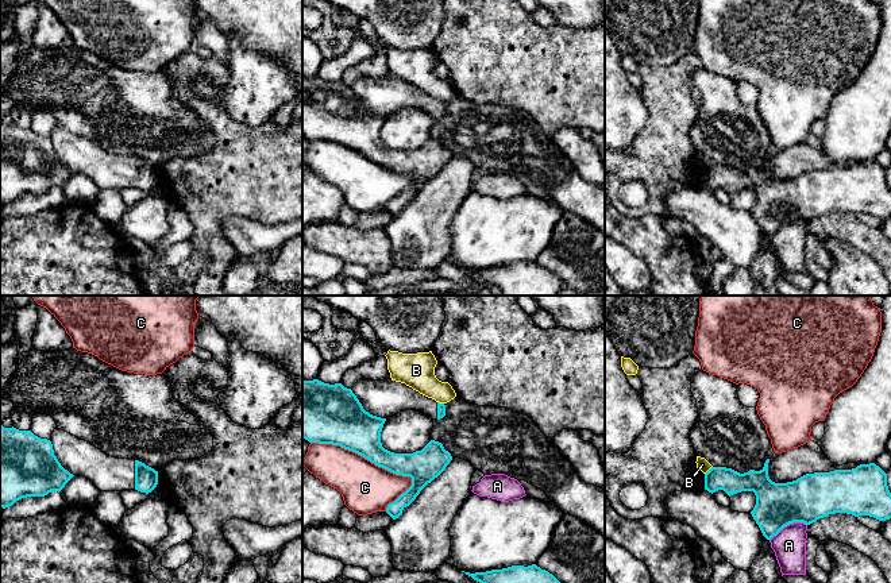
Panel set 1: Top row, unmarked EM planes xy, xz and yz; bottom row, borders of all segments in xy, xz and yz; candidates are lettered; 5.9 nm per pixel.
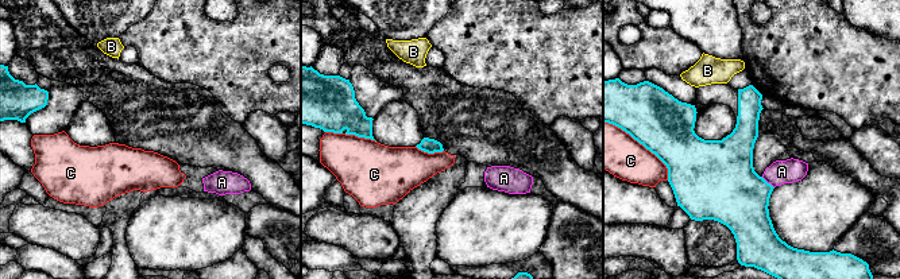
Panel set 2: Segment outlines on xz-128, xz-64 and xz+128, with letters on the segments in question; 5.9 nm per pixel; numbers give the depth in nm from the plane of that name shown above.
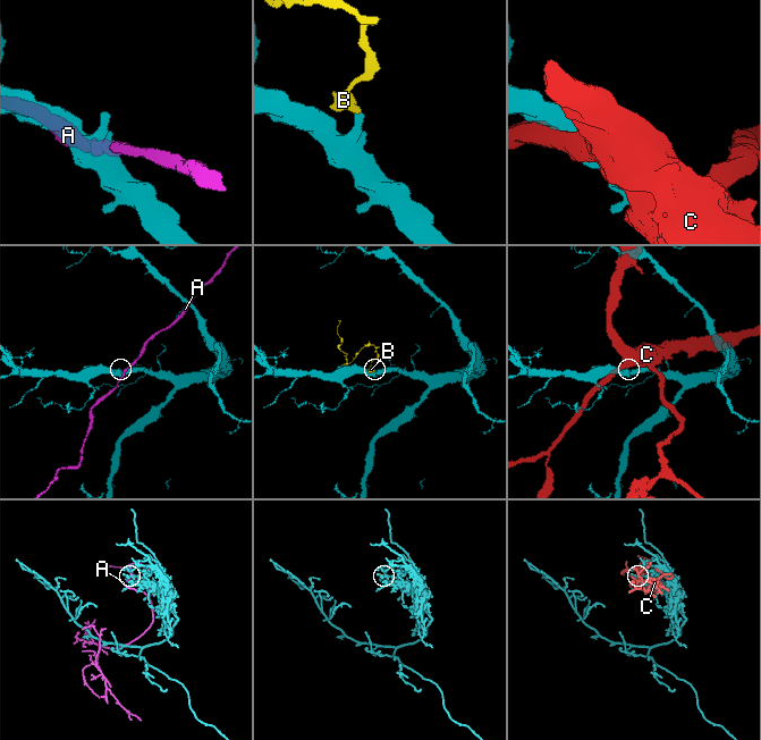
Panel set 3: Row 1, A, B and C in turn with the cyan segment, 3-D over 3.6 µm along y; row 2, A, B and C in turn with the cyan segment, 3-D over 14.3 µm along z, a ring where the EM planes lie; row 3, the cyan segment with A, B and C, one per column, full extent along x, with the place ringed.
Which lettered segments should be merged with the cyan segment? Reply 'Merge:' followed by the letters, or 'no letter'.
Merge: no letter

